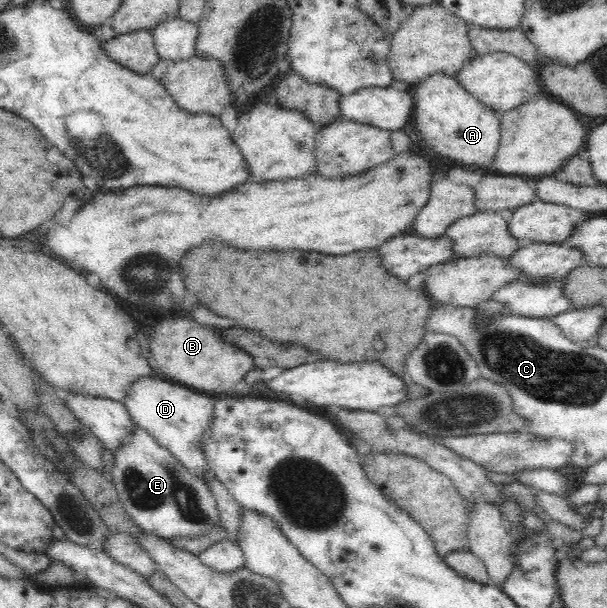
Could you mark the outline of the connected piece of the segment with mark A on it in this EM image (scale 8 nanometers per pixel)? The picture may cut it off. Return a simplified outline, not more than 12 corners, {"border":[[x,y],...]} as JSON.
{"border":[[455,76],[412,87],[408,130],[428,155],[487,172],[501,114]]}

